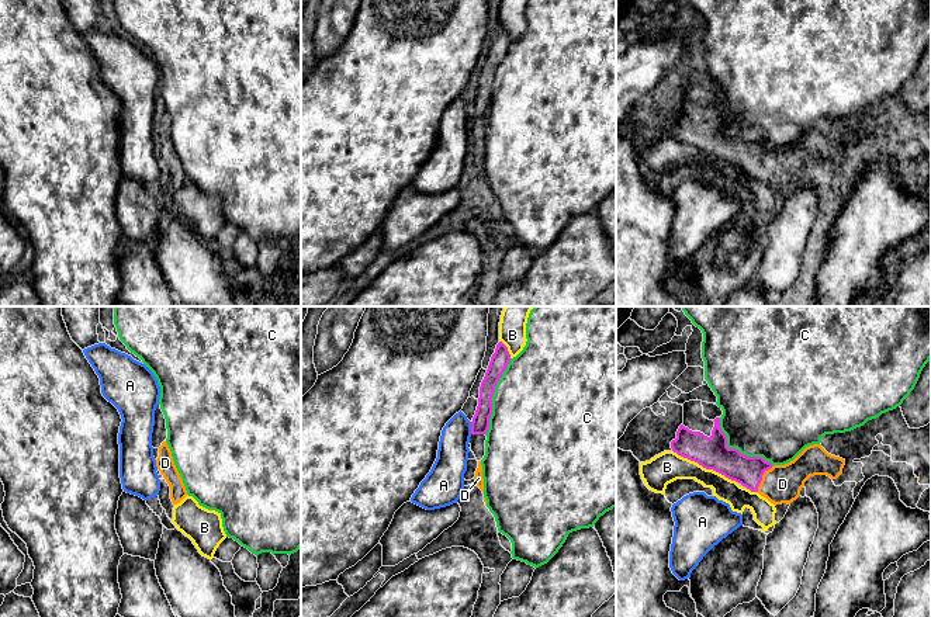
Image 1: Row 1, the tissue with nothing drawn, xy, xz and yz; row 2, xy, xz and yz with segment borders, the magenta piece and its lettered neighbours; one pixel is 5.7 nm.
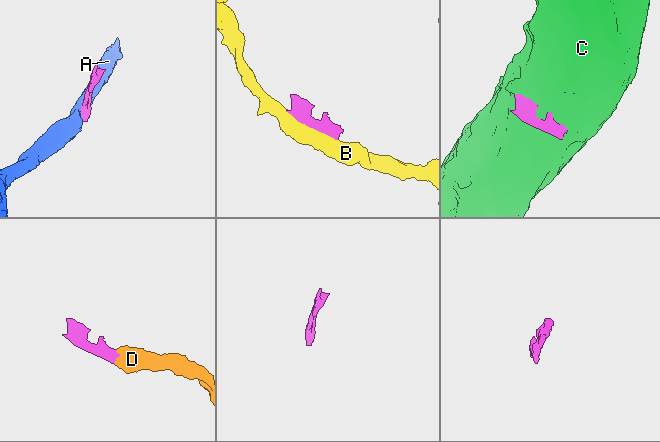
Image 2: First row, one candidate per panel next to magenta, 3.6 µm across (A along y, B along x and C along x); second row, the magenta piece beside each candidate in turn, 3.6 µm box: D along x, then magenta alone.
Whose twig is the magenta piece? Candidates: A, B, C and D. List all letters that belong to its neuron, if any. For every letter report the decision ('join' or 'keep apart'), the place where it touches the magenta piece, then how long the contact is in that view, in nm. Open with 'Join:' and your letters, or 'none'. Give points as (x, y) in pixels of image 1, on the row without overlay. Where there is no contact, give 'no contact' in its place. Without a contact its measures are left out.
Join: D
A: keep apart; meets magenta in xz at (471, 113); contact 70 nm long
B: keep apart; meets magenta in yz at (705, 152); contact 420 nm long
C: keep apart; meets magenta in xz at (491, 82); contact 460 nm long
D: join; meets magenta in yz at (761, 163); contact 170 nm long

